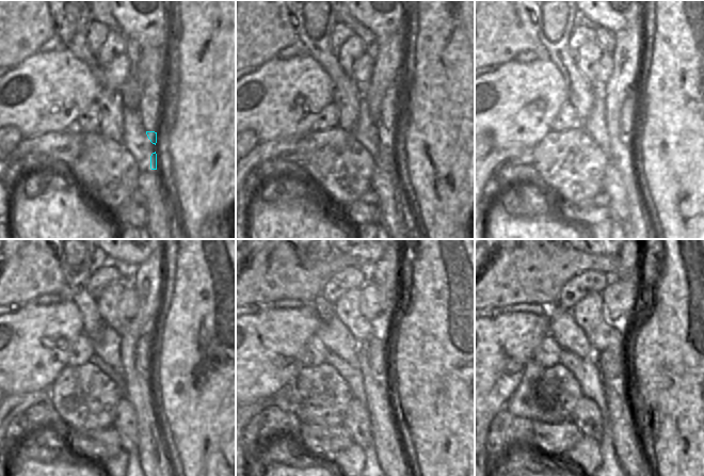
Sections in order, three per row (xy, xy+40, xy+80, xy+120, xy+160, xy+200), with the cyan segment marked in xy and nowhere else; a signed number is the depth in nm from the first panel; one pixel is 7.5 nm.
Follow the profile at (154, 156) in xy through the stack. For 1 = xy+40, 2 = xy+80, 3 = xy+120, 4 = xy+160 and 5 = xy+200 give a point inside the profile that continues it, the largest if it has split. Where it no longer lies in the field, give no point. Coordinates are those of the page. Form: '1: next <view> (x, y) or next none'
1: next xy+40 (388, 62)
2: next xy+80 (626, 54)
3: next xy+120 (153, 455)
4: next xy+160 (387, 443)
5: next xy+200 (625, 431)

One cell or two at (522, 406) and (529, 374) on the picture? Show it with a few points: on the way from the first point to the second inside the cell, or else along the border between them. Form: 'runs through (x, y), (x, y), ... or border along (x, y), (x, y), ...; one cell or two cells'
runs through (522, 398), (526, 393), (528, 381); one cell

